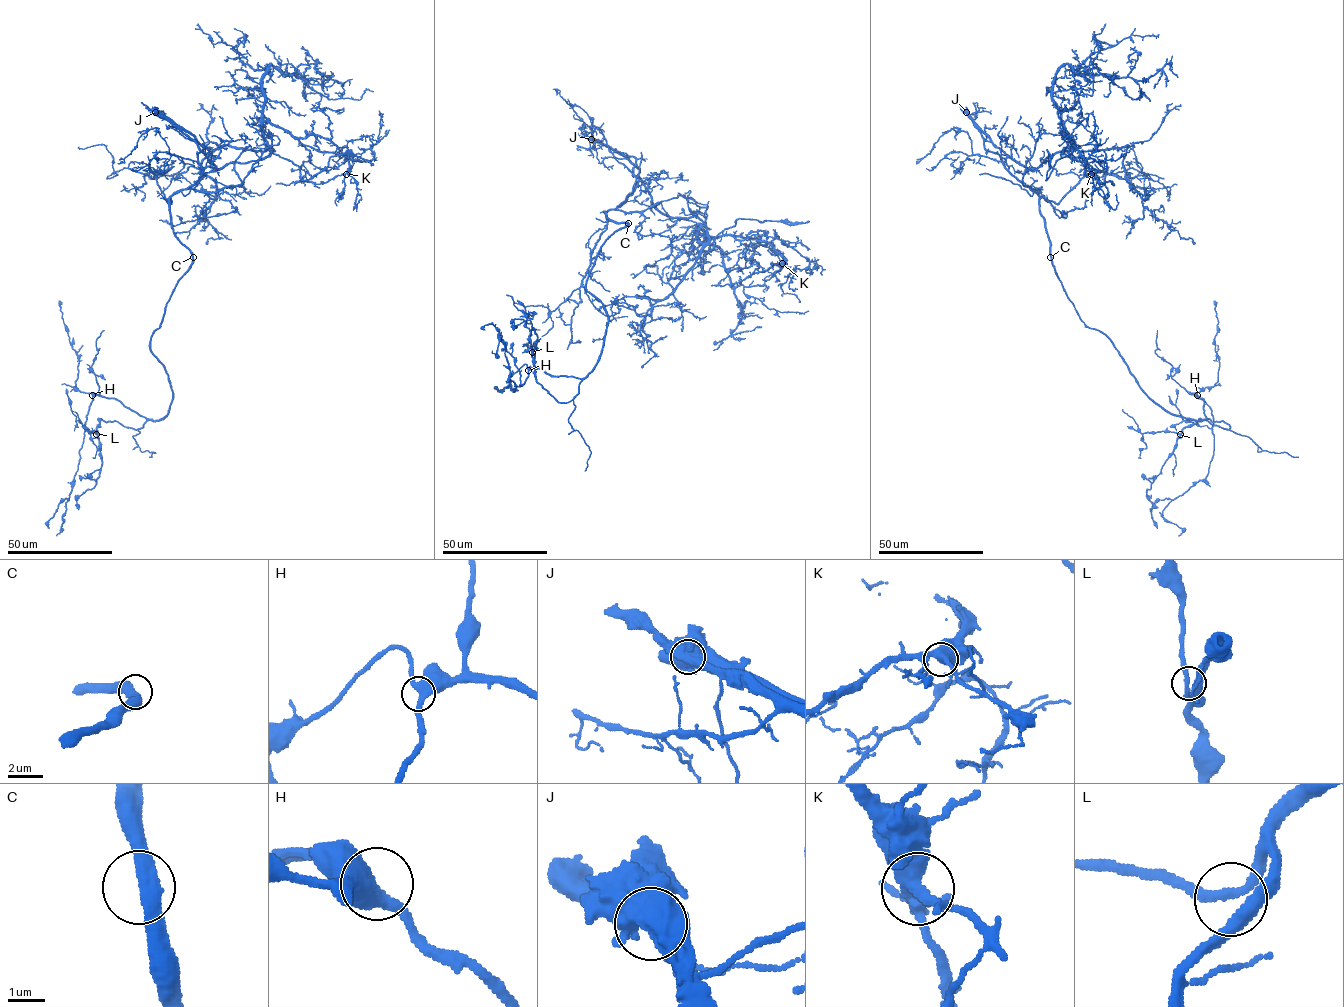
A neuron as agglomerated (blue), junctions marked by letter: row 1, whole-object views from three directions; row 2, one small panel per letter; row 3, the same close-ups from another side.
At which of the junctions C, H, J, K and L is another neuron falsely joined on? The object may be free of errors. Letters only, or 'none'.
J

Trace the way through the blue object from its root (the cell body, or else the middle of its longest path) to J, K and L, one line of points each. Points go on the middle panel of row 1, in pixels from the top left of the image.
J: (628, 224), (613, 222), (604, 211), (619, 207), (633, 189), (638, 180), (633, 171), (636, 158), (591, 139)
K: (628, 224), (604, 211), (649, 178), (652, 204), (697, 216), (702, 243), (698, 234), (765, 241), (782, 263)
L: (628, 224), (601, 245), (586, 280), (608, 326), (599, 361), (571, 400), (558, 402), (537, 381), (532, 352)

